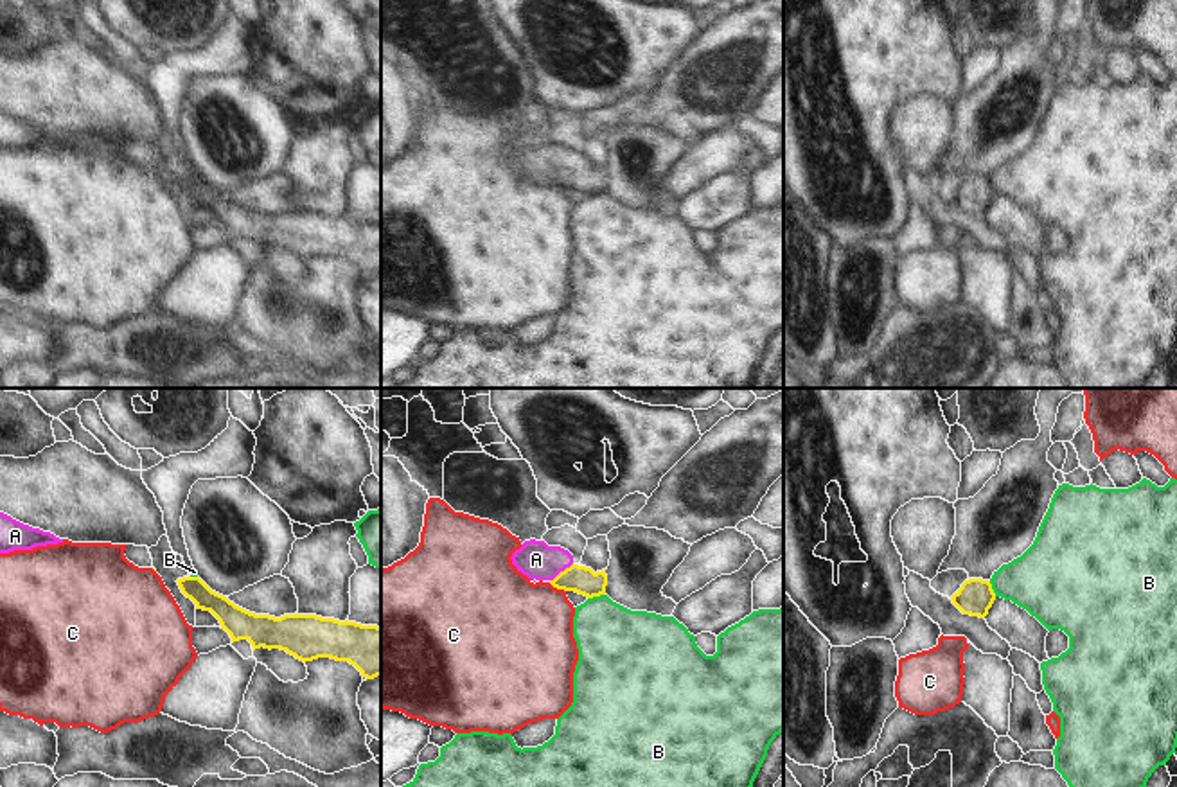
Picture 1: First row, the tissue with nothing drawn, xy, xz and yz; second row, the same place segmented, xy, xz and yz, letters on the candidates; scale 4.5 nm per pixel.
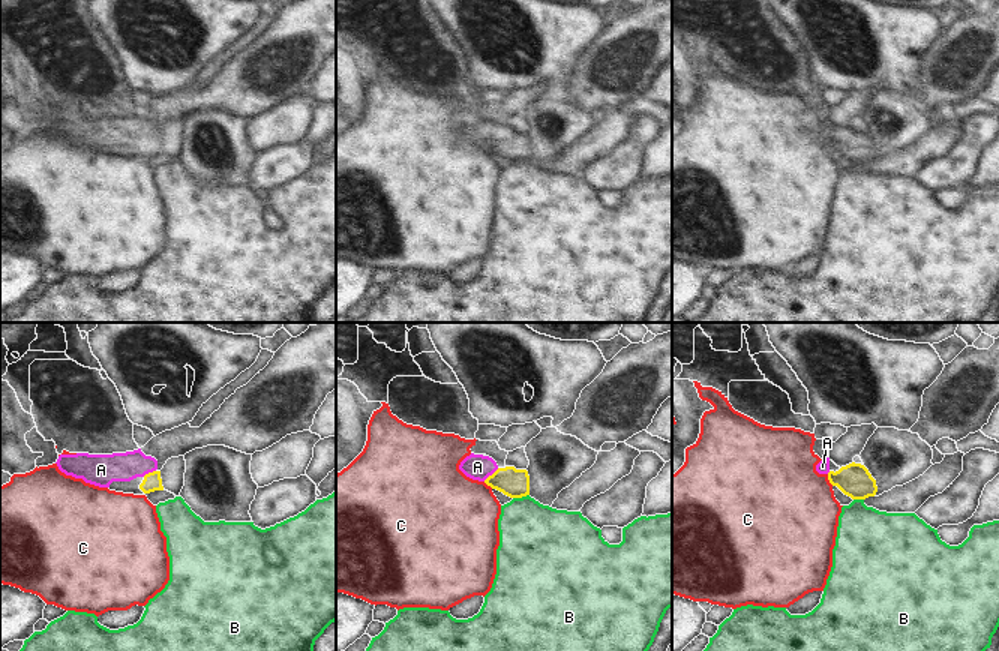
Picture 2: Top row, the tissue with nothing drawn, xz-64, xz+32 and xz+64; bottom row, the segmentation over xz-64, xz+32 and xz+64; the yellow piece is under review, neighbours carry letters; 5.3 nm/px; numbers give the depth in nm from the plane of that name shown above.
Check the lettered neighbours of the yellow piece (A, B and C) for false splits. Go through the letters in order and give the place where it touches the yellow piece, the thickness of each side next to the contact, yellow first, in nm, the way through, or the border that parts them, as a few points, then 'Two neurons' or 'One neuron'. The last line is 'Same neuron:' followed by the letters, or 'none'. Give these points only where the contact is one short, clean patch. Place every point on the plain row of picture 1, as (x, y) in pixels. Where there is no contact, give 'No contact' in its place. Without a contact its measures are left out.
A: Touches yellow at xz (561, 169). Thickness 120 nm (yellow) against 170 nm. Path across: xz (584, 178), (561, 169), (552, 160), (536, 157). One neuron
B: Touches yellow at xz (595, 193). Thickness 120 nm (yellow) against 340 nm. Boundary: xz (604, 191), (588, 196). Two neurons
C: Touches yellow at xz (557, 185). Thickness 120 nm (yellow) against 440 nm. Boundary: xz (548, 180), (565, 189). Two neurons
Same neuron: A

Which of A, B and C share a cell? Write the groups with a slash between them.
A / B / C

